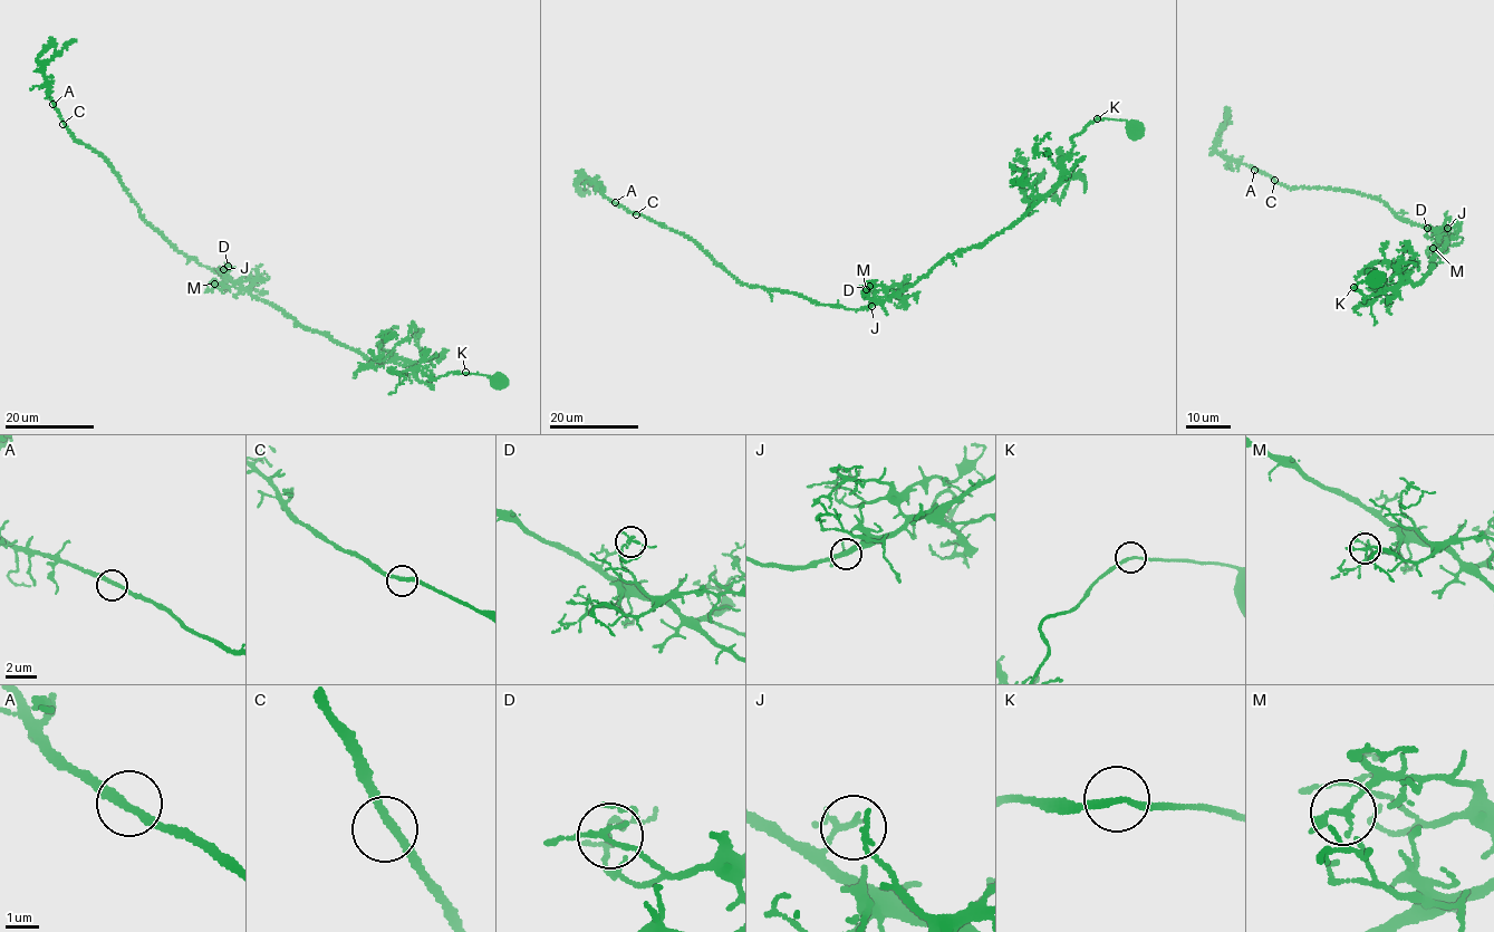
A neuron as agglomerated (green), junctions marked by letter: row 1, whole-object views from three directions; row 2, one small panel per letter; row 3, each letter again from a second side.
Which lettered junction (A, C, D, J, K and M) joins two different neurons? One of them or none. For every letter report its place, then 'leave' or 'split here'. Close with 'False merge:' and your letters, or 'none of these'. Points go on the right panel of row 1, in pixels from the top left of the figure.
A: (1254, 170) | leave
C: (1274, 180) | leave
D: (1427, 228) | leave
J: (1447, 228) | leave
K: (1353, 287) | leave
M: (1433, 248) | leave
False merge: none of these

